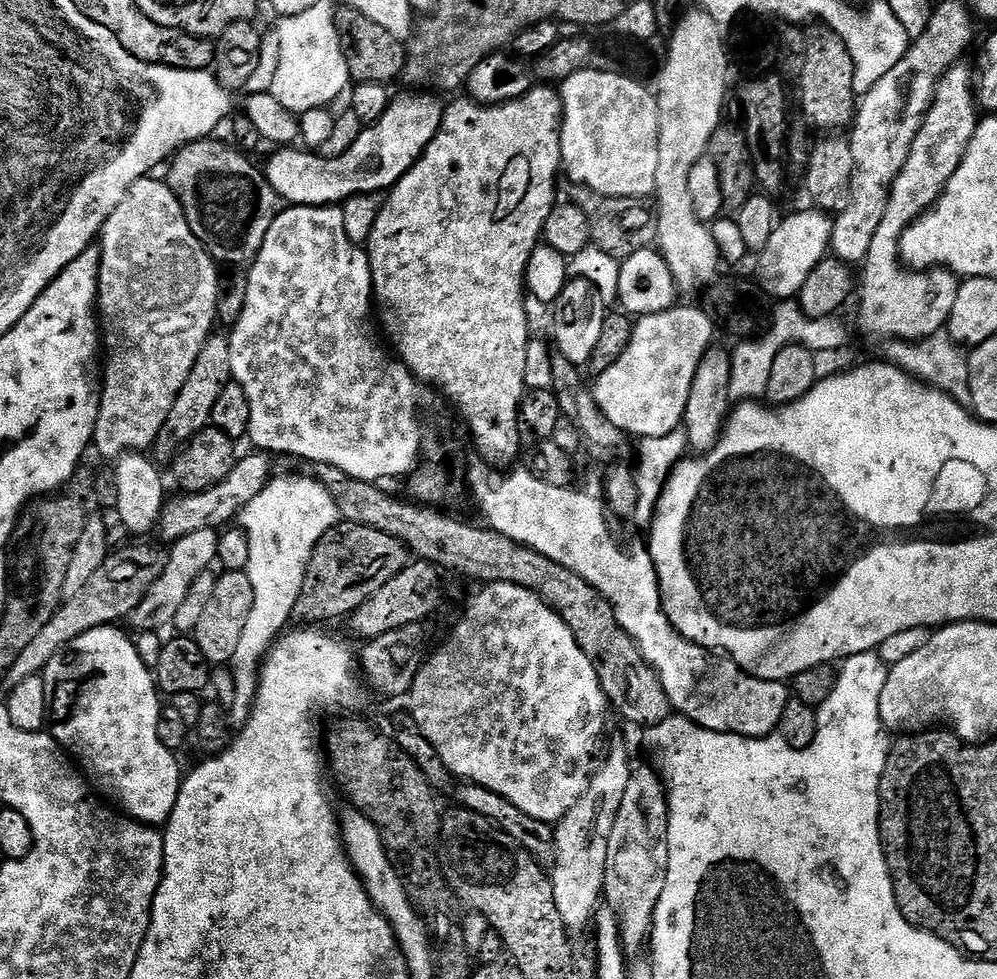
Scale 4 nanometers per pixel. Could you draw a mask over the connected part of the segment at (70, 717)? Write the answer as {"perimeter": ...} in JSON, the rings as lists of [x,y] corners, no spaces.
{"perimeter":[[[107,626],[86,630],[65,645],[62,654],[52,655],[42,671],[47,723],[51,736],[60,743],[61,749],[66,750],[79,771],[97,789],[100,787],[109,796],[109,801],[117,800],[124,807],[121,809],[141,824],[164,826],[178,802],[182,771],[176,761],[177,753],[162,746],[162,738],[158,738],[162,703],[153,669],[143,664],[135,643],[118,628]]]}

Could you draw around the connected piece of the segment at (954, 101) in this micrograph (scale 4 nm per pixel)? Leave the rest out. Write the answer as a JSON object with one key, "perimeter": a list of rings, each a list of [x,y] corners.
{"perimeter":[[[964,62],[955,63],[940,78],[936,85],[935,96],[923,116],[923,124],[909,148],[909,157],[891,186],[886,212],[882,217],[881,225],[874,233],[868,256],[862,263],[864,277],[858,280],[858,296],[860,292],[860,328],[868,336],[883,342],[919,342],[928,337],[937,335],[947,325],[950,314],[954,310],[954,301],[958,298],[961,281],[956,273],[947,270],[928,270],[923,274],[909,274],[902,267],[899,259],[893,258],[900,251],[900,239],[904,231],[909,228],[919,216],[923,216],[929,208],[935,205],[944,187],[958,170],[970,142],[976,134],[978,125],[978,105],[974,95],[974,72],[964,65]]]}

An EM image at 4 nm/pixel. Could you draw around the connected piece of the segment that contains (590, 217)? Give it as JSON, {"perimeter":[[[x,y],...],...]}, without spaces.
{"perimeter":[[[579,186],[571,189],[571,203],[576,204],[586,214],[586,222],[590,222],[591,243],[618,261],[630,258],[630,254],[638,254],[638,250],[652,248],[657,243],[656,213],[648,208],[643,199],[630,196],[603,196],[592,192],[589,188]]]}

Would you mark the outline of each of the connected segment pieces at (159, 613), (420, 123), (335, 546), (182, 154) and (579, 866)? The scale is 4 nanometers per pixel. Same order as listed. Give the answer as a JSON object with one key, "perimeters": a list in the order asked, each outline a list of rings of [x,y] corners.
{"perimeters":[[[[215,528],[198,530],[175,541],[171,545],[172,550],[167,553],[167,560],[160,576],[146,590],[144,596],[137,602],[136,608],[126,617],[127,623],[132,623],[137,633],[163,630],[162,628],[167,624],[169,627],[176,619],[178,606],[182,606],[184,599],[193,591],[192,583],[217,561],[216,548],[219,544],[220,536]]],[[[404,90],[401,96],[391,97],[388,109],[376,123],[365,127],[357,140],[340,157],[324,157],[312,150],[301,150],[296,146],[284,146],[268,160],[268,184],[281,196],[288,206],[298,208],[330,208],[343,205],[355,196],[371,196],[387,193],[416,165],[416,159],[426,150],[426,146],[438,134],[444,121],[446,104],[439,95],[427,90]]],[[[337,523],[316,544],[312,559],[304,575],[300,597],[292,611],[300,622],[320,622],[316,620],[336,620],[339,616],[351,617],[366,598],[373,596],[392,576],[397,576],[410,562],[410,553],[398,538],[382,534],[382,530],[370,530],[366,526]]],[[[205,138],[202,140],[193,140],[192,143],[185,144],[183,148],[179,149],[179,151],[171,157],[170,165],[172,164],[172,169],[169,170],[168,176],[166,175],[166,183],[172,187],[172,193],[178,198],[178,202],[186,214],[186,222],[190,226],[190,230],[204,243],[204,249],[211,254],[212,259],[219,262],[221,265],[232,264],[228,266],[248,266],[255,260],[256,255],[260,253],[260,241],[263,240],[265,233],[263,227],[252,228],[252,219],[255,218],[256,211],[260,208],[260,188],[256,185],[256,168],[248,161],[251,159],[239,148],[228,142],[227,144],[223,144],[222,141],[216,139],[217,138]]],[[[616,740],[604,765],[593,771],[589,781],[588,789],[582,794],[582,798],[575,806],[560,820],[554,828],[554,857],[556,861],[552,864],[550,871],[550,891],[552,900],[560,915],[560,921],[569,933],[576,934],[576,931],[593,923],[594,913],[601,903],[604,895],[604,871],[606,870],[606,846],[610,838],[610,830],[614,830],[614,818],[618,814],[618,806],[622,804],[622,794],[626,794],[626,786],[630,782],[634,771],[634,764],[628,761],[628,748],[622,741]]]]}

